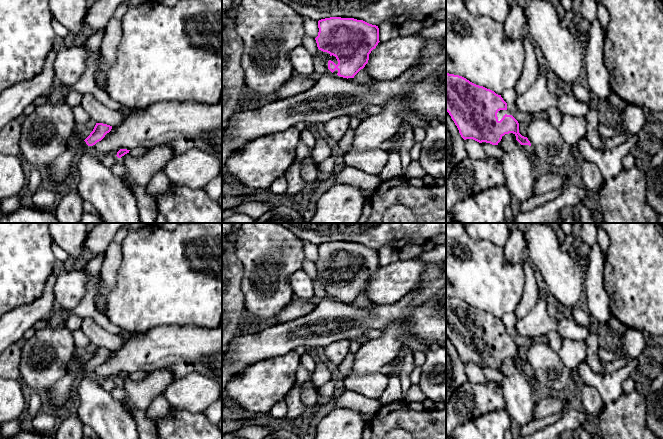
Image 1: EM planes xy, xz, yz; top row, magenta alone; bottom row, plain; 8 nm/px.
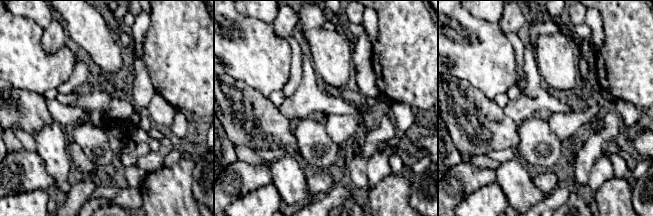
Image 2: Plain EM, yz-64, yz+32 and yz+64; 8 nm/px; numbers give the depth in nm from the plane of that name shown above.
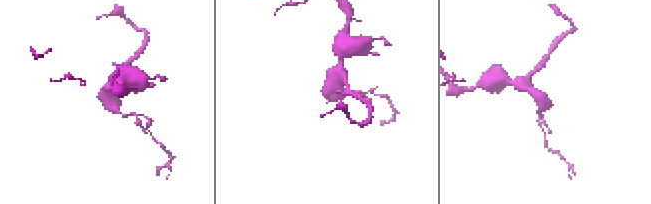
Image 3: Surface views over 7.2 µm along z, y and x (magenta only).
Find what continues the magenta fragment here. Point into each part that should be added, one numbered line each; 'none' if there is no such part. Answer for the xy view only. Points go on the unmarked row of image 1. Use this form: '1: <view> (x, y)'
1: xy (62, 391)

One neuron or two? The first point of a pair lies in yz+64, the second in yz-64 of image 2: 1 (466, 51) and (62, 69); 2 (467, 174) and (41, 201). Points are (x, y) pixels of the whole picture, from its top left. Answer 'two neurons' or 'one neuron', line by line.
1: one neuron
2: two neurons

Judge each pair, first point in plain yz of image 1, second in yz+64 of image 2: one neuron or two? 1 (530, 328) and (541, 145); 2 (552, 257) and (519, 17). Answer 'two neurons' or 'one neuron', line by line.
1: two neurons
2: two neurons

